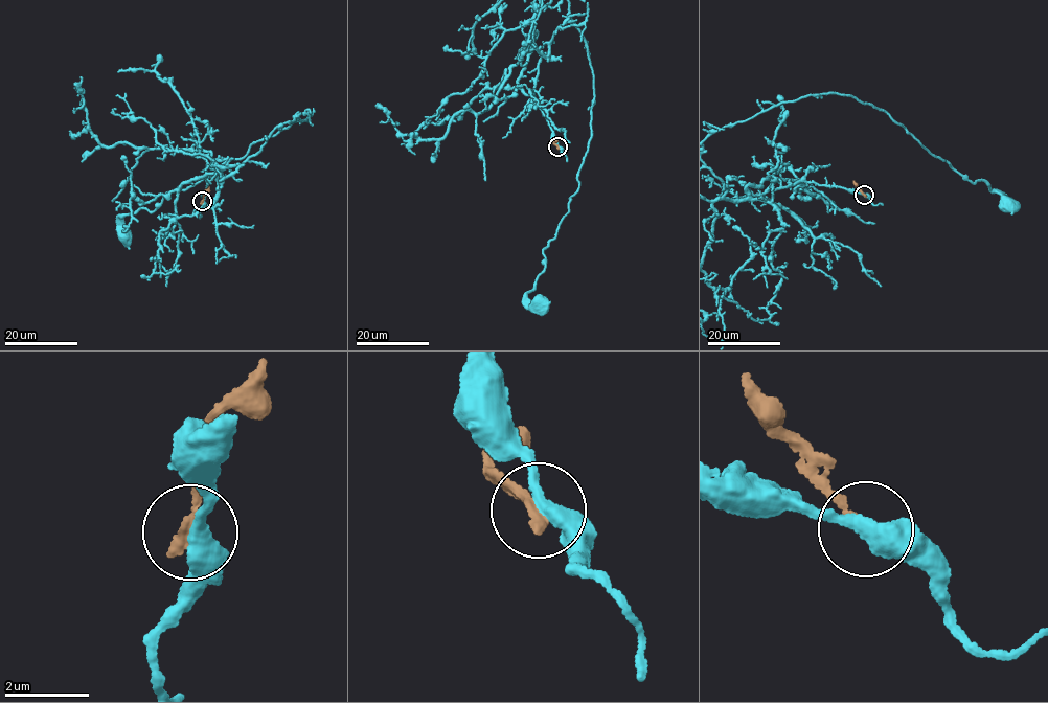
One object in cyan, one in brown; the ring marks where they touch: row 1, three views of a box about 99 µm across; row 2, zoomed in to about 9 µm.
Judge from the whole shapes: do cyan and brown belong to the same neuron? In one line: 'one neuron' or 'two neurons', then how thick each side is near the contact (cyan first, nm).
two neurons | 400/280 nm

